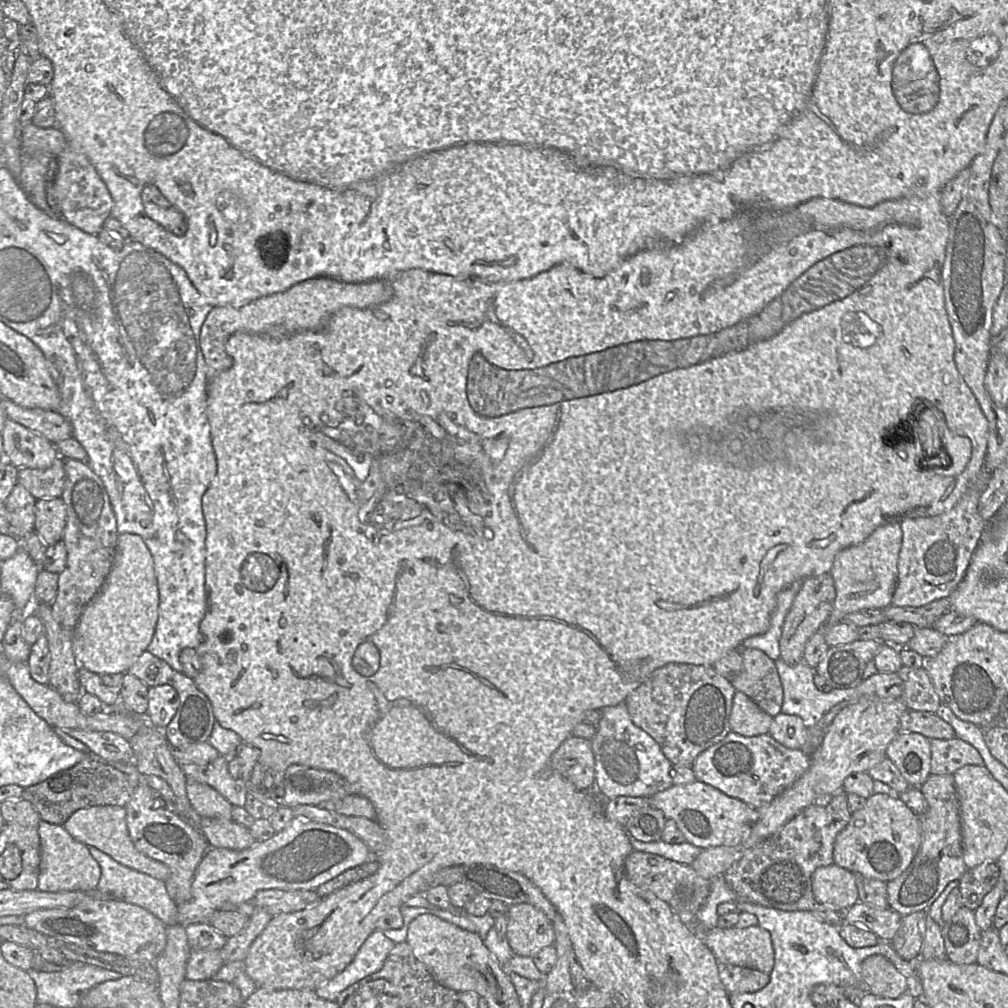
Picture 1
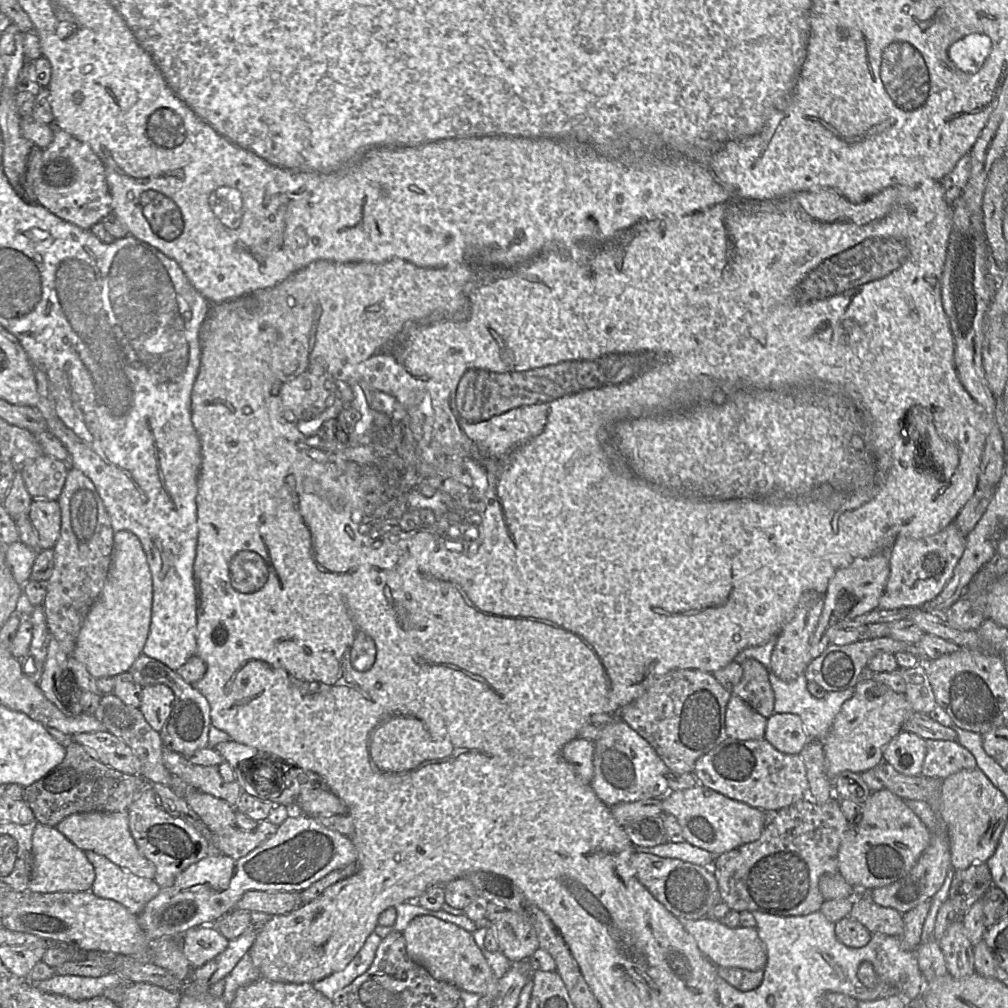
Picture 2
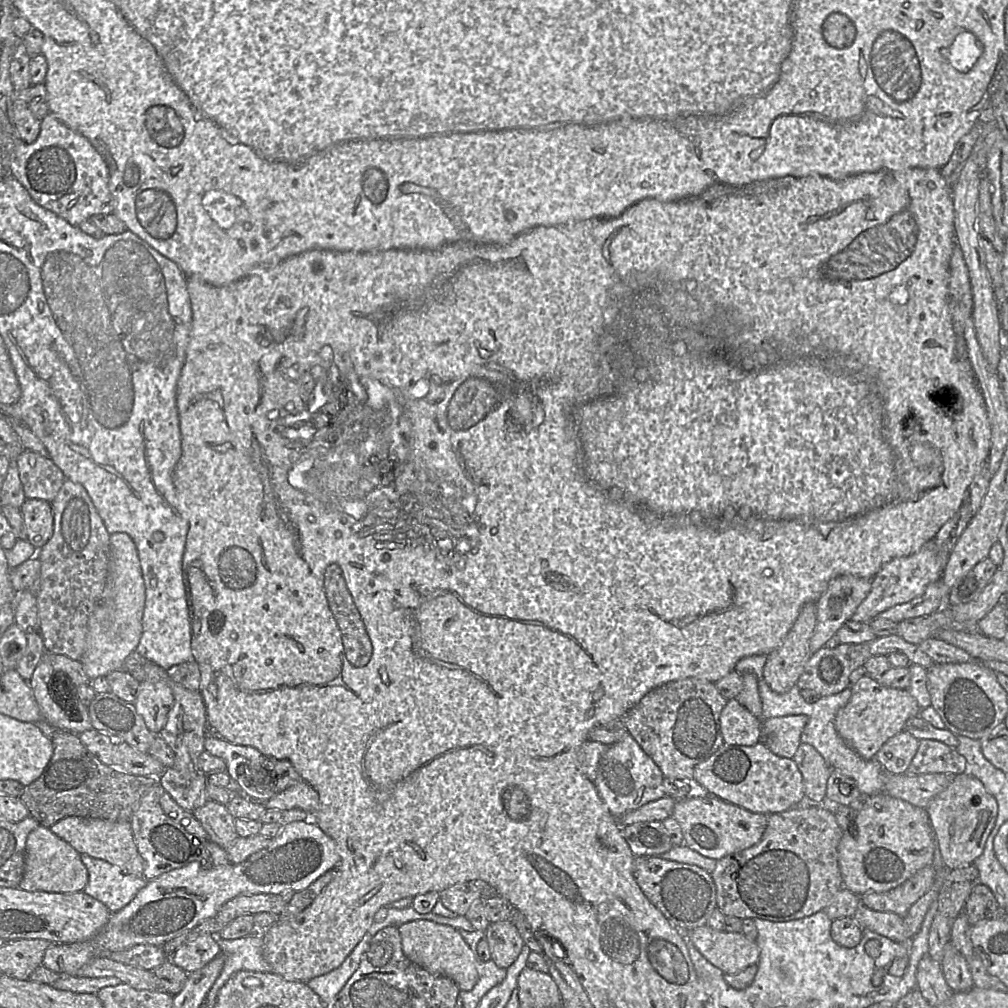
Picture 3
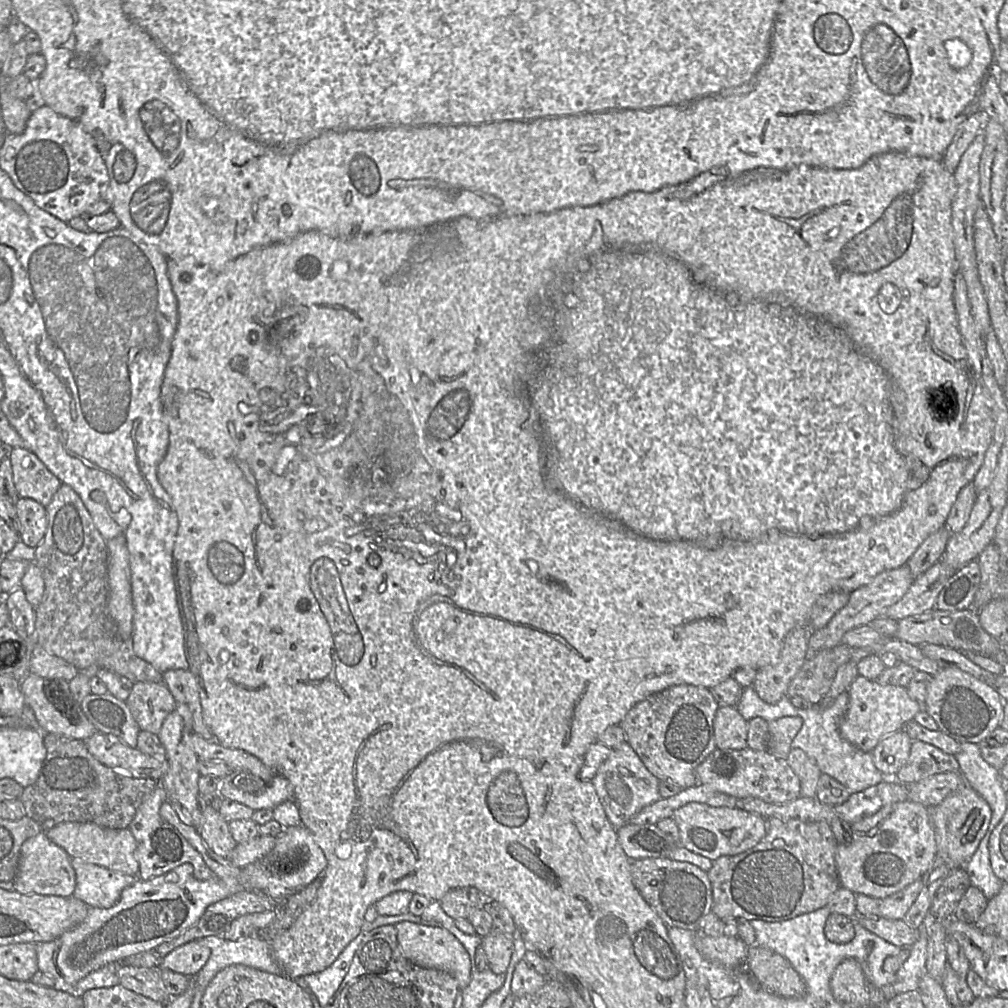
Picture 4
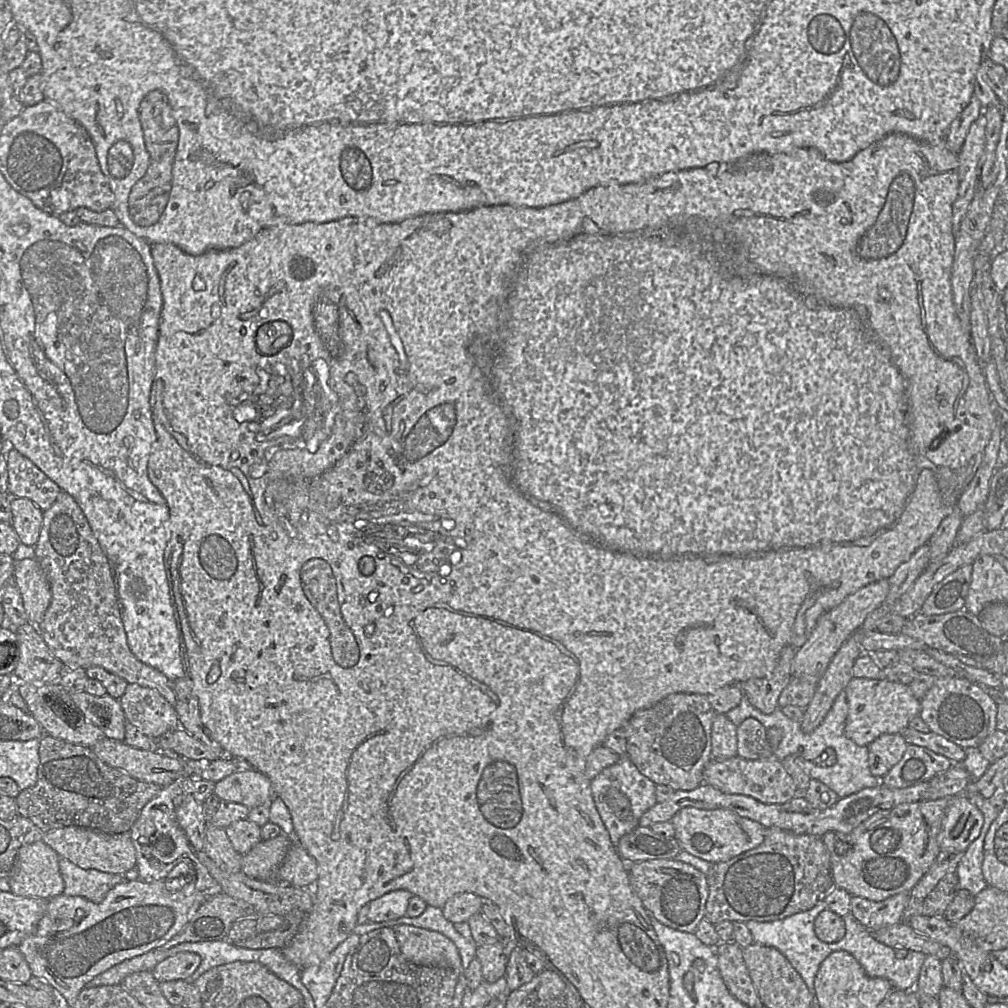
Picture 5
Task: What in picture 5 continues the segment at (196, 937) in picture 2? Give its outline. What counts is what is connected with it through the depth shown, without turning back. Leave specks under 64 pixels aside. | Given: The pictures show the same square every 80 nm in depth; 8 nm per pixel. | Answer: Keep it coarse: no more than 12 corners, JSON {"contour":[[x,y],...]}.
{"contour":[[179,952],[152,970],[160,983],[188,979],[201,963],[194,952]]}

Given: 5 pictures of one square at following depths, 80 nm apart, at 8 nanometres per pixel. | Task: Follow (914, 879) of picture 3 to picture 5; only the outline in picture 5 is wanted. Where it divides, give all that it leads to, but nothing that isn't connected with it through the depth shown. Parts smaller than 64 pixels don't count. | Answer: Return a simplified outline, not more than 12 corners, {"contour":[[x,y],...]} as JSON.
{"contour":[[909,892],[883,901],[852,896],[850,914],[869,931],[901,922]]}

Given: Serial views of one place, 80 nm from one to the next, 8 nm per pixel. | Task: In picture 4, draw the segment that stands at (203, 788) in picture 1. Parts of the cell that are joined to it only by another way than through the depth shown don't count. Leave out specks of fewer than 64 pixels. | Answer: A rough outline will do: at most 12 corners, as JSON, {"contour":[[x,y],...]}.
{"contour":[[208,804],[199,833],[221,857],[230,858],[237,845],[229,823]]}

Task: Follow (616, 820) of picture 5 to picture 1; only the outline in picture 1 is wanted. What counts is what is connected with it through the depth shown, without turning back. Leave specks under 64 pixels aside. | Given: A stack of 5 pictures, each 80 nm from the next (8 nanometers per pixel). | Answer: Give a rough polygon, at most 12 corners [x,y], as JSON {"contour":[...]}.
{"contour":[[605,707],[595,788],[649,798],[673,786],[671,762],[631,720]]}

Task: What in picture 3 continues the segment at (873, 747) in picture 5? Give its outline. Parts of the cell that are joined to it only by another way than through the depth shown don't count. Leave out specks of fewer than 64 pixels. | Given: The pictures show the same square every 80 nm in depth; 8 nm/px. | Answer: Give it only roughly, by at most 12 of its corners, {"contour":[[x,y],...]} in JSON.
{"contour":[[902,730],[882,745],[875,760],[904,774],[919,740]]}

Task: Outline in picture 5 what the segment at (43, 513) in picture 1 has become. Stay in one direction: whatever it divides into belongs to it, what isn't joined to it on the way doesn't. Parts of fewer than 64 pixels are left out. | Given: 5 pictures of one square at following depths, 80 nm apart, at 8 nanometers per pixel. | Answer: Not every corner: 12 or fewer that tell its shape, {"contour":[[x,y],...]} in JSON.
{"contour":[[10,498],[11,527],[34,547],[43,511],[26,498]]}

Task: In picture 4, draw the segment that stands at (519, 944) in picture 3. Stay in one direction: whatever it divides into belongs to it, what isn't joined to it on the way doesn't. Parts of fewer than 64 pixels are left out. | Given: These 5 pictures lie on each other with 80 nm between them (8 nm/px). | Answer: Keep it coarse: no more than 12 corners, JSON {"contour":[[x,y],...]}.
{"contour":[[495,928],[480,945],[493,973],[504,974],[514,940]]}

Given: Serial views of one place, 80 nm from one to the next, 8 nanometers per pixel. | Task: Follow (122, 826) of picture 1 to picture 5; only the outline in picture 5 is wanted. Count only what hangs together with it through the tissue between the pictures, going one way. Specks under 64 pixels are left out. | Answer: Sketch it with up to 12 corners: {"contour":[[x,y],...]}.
{"contour":[[80,826],[43,841],[83,869],[124,874],[136,867],[129,832]]}

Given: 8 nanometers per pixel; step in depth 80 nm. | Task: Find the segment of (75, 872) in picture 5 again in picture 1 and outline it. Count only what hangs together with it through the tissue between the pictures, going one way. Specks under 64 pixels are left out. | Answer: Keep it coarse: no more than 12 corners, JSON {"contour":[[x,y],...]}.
{"contour":[[95,847],[100,896],[141,906],[166,926],[178,905],[164,880],[120,864]]}

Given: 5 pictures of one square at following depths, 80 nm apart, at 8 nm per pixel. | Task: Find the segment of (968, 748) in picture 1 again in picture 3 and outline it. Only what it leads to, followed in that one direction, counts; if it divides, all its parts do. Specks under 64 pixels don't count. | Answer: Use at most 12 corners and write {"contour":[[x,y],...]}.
{"contour":[[919,740],[904,774],[965,773],[966,759],[940,741]]}

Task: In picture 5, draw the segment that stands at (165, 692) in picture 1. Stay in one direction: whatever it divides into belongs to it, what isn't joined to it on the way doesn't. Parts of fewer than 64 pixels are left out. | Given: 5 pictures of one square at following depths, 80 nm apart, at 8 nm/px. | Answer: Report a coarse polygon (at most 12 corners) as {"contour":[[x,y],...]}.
{"contour":[[129,683],[119,702],[126,721],[150,738],[180,727],[155,689]]}

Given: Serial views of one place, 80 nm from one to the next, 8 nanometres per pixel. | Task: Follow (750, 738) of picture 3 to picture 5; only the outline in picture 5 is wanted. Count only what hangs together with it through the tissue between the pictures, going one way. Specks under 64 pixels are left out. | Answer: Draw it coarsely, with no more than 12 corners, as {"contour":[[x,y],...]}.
{"contour":[[725,714],[712,724],[711,758],[737,755],[737,726]]}

